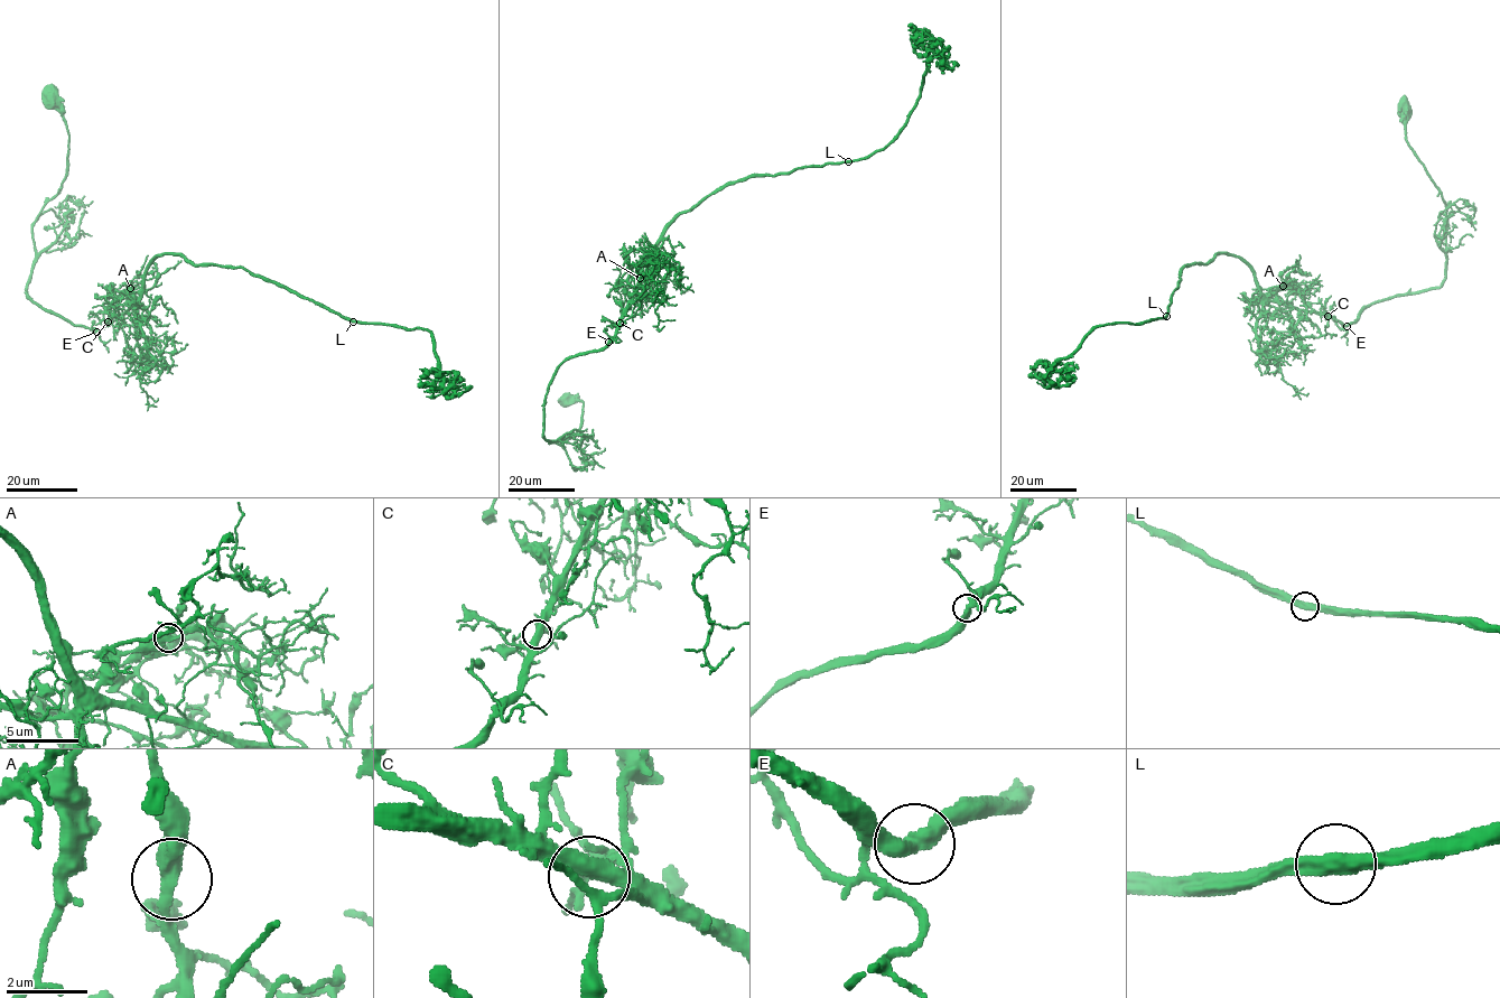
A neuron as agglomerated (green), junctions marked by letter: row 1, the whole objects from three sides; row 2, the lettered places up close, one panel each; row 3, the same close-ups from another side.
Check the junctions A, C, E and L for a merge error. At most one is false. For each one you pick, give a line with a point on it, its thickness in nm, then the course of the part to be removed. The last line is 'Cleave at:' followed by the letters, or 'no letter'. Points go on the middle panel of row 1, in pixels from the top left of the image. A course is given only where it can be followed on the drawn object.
Cleave at: no letter

